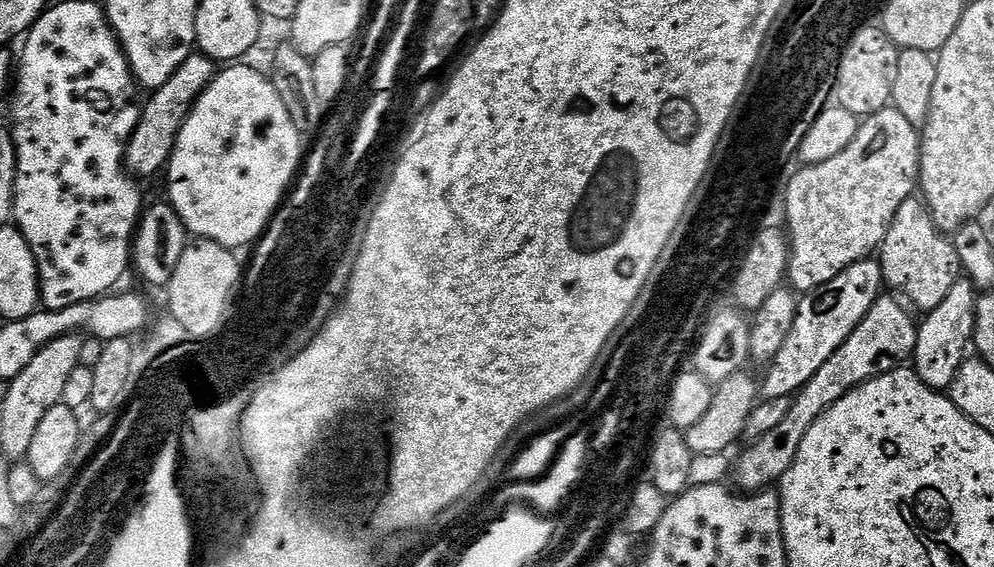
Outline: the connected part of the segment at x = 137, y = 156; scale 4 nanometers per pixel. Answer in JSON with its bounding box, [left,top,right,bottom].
[124,54,217,177]

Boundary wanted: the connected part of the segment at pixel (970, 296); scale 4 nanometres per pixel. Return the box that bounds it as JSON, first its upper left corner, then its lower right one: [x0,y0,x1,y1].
[910,278,977,389]

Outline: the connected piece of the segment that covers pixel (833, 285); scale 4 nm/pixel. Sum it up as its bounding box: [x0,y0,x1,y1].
[758,258,884,399]

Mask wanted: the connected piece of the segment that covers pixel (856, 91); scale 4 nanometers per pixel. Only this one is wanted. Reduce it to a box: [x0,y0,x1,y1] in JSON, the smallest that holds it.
[834,27,901,118]

